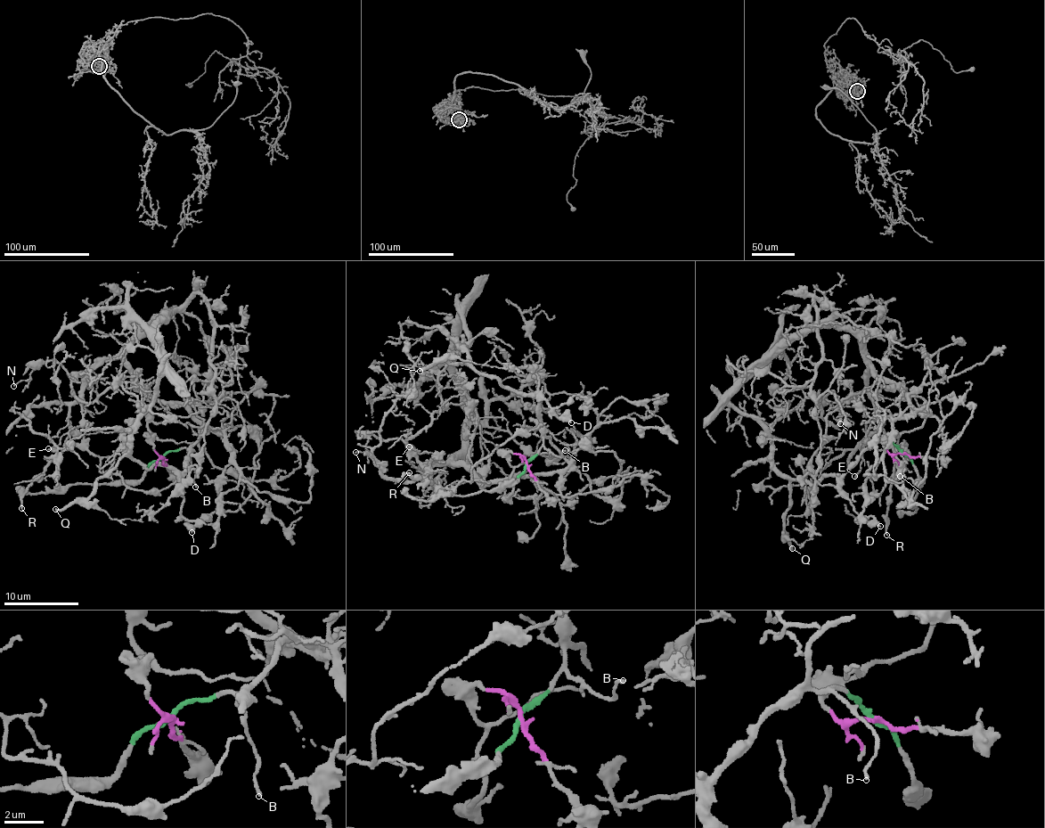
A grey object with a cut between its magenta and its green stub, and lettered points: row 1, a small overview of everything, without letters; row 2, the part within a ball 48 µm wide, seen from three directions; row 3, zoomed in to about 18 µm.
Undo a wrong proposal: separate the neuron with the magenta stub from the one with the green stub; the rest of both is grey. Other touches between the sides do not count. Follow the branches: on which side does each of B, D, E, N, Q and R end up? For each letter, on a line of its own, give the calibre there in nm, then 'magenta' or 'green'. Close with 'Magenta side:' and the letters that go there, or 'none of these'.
B: calibre 150 nm; green
D: calibre 360 nm; green
E: calibre 170 nm; magenta
N: calibre 110 nm; magenta
Q: calibre 300 nm; green
R: calibre 200 nm; magenta
Magenta side: E, N, R

